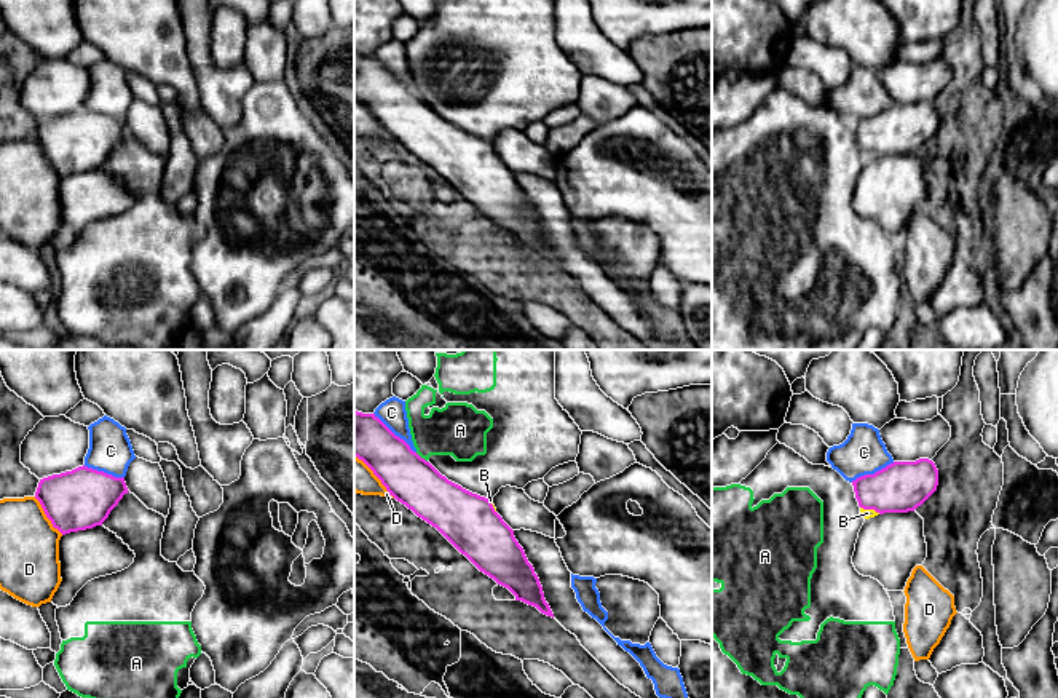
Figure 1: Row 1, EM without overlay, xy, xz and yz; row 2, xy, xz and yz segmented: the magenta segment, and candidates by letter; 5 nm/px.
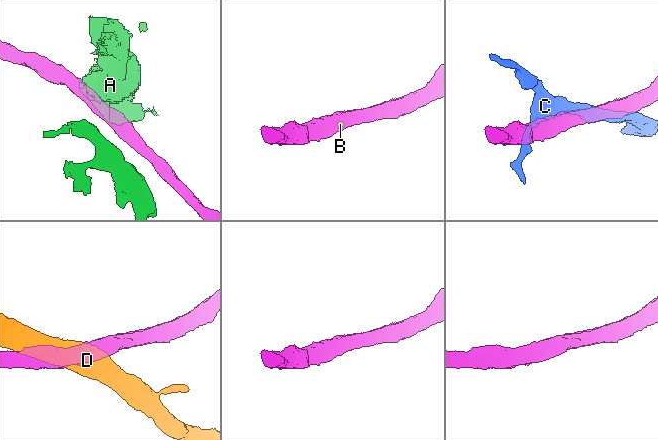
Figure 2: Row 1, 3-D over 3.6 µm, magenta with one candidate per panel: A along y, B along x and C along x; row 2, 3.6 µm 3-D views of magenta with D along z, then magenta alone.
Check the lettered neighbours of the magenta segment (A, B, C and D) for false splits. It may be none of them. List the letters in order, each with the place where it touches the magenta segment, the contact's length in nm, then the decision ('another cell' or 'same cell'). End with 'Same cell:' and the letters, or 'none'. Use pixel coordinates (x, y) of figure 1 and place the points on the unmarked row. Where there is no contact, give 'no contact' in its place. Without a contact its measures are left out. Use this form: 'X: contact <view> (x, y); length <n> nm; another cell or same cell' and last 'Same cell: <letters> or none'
A: contact xz (420, 99); length 80 nm; another cell
B: contact yz (870, 150); length 110 nm; same cell
C: contact xz (393, 75); length 300 nm; another cell
D: contact xy (47, 158); length 240 nm; another cell
Same cell: B

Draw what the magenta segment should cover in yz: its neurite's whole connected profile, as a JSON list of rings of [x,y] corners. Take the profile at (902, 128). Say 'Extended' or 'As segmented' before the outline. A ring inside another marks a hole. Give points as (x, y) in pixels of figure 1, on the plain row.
Extended. [[[929,101],[894,104],[874,117],[852,123],[865,161],[884,155],[908,155],[921,149],[938,128],[938,112]]]

